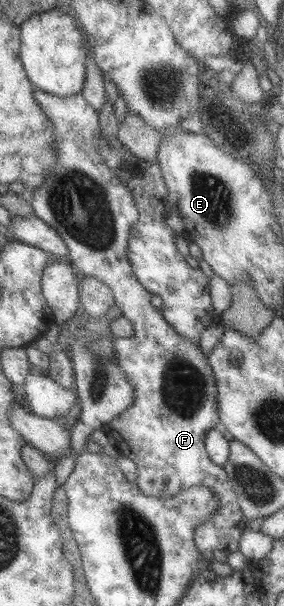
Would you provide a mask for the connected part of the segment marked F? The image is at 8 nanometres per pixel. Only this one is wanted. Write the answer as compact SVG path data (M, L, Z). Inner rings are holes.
M36 88L35 96L55 125L55 147L60 160L55 172L45 180L45 183L37 191L31 191L29 202L37 217L52 225L62 235L71 252L70 262L81 269L84 275L96 277L112 287L117 306L120 307L123 316L134 323L136 329L130 337L114 337L114 353L120 360L120 366L128 374L128 380L136 388L136 399L132 407L128 407L124 413L119 413L118 418L109 423L112 431L108 431L108 435L116 439L118 452L130 458L136 465L137 483L144 493L159 498L170 498L194 486L210 486L214 489L220 496L220 507L206 523L202 523L196 529L195 542L206 560L226 563L230 553L240 551L240 537L248 528L248 522L244 519L239 494L236 493L227 470L212 461L205 444L208 433L221 423L218 380L214 368L210 365L208 354L204 352L202 345L178 333L167 321L162 309L152 305L154 294L140 283L133 269L129 257L129 240L132 226L141 217L138 201L128 181L120 180L100 155L101 114L88 102L83 93L60 97Z

